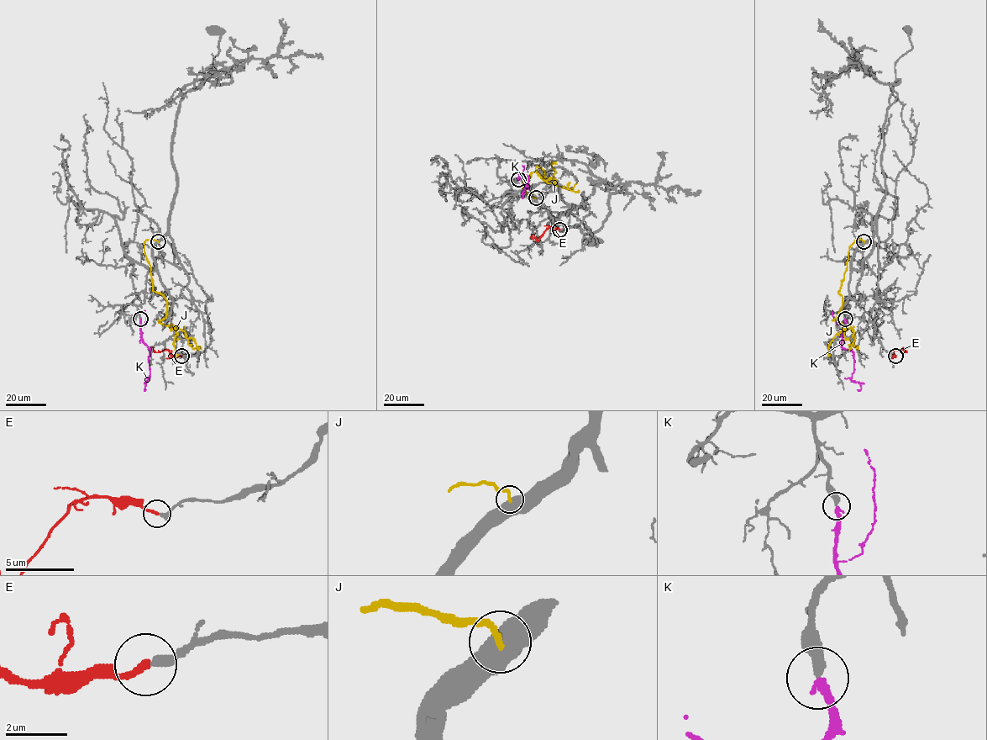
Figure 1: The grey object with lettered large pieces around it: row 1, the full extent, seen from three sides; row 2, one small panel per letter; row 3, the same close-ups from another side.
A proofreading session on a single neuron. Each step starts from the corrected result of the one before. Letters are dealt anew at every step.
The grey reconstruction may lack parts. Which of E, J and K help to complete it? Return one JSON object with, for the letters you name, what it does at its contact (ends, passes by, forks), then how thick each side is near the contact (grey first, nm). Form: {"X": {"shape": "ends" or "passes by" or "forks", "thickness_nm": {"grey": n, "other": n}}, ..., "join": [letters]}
{"E": {"shape": "ends", "thickness_nm": {"grey": 320, "other": 240}}, "K": {"shape": "ends", "thickness_nm": {"grey": 360, "other": 280}}, "join": ["E", "K"]}

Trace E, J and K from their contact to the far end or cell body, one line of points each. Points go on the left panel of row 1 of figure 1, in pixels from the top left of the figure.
E: (181, 356), (173, 356), (169, 350), (156, 352), (152, 347)
J: (157, 241), (147, 239), (144, 247), (152, 290), (166, 301), (166, 315), (157, 320), (201, 349)
K: (140, 319), (140, 337), (149, 349), (149, 374), (145, 389)

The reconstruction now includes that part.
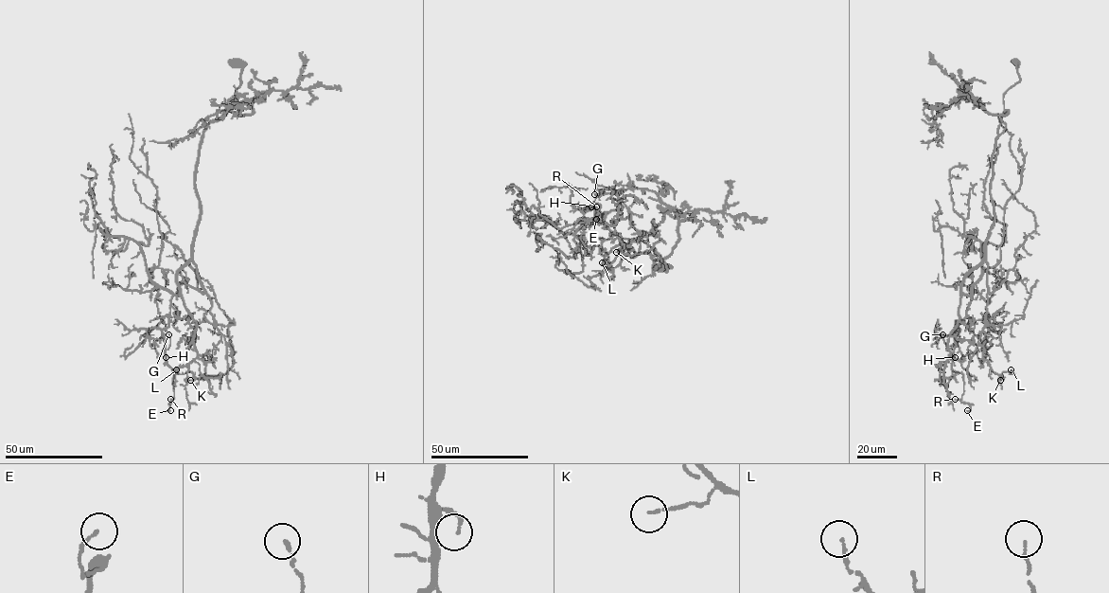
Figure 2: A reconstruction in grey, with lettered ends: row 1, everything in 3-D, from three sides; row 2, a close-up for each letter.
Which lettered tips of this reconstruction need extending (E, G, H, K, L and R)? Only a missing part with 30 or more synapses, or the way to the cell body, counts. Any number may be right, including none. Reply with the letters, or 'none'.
none

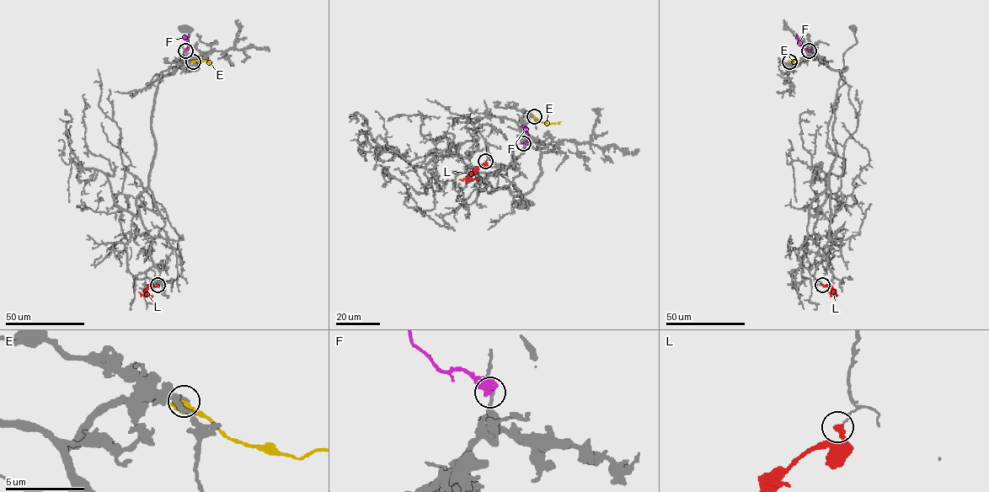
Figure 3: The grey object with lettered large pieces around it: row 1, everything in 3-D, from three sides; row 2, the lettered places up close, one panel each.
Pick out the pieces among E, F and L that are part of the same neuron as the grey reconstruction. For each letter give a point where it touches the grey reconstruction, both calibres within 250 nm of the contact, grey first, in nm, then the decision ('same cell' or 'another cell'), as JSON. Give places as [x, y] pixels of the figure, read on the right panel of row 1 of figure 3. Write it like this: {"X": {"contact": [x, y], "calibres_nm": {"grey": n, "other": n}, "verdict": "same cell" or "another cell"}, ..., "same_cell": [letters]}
{"E": {"contact": [789, 61], "calibres_nm": {"grey": 200, "other": 750}, "verdict": "another cell"}, "F": {"contact": [809, 50], "calibres_nm": {"grey": 190, "other": 550}, "verdict": "another cell"}, "L": {"contact": [822, 285], "calibres_nm": {"grey": 120, "other": 320}, "verdict": "another cell"}, "same_cell": []}

